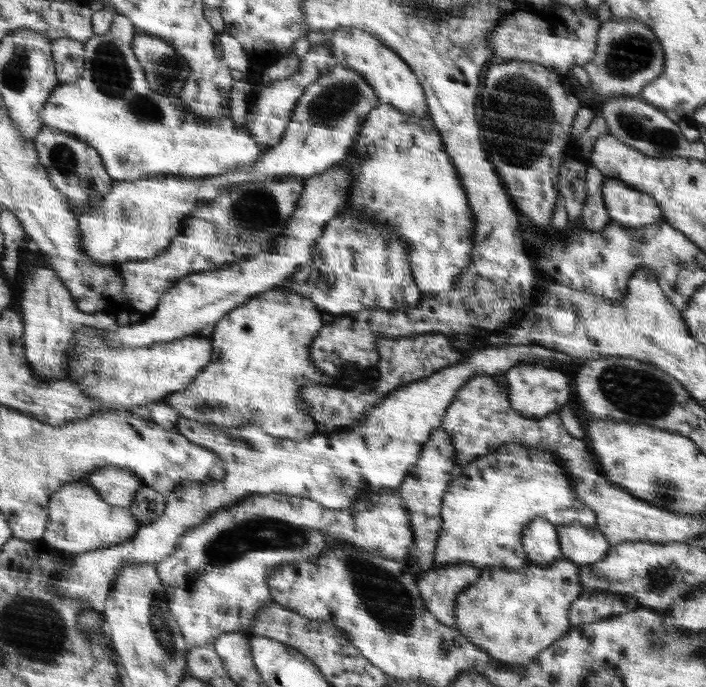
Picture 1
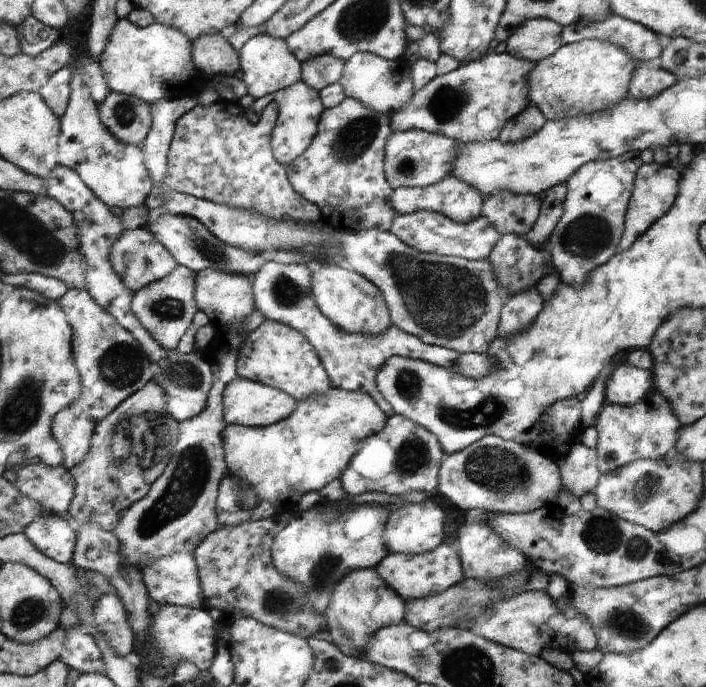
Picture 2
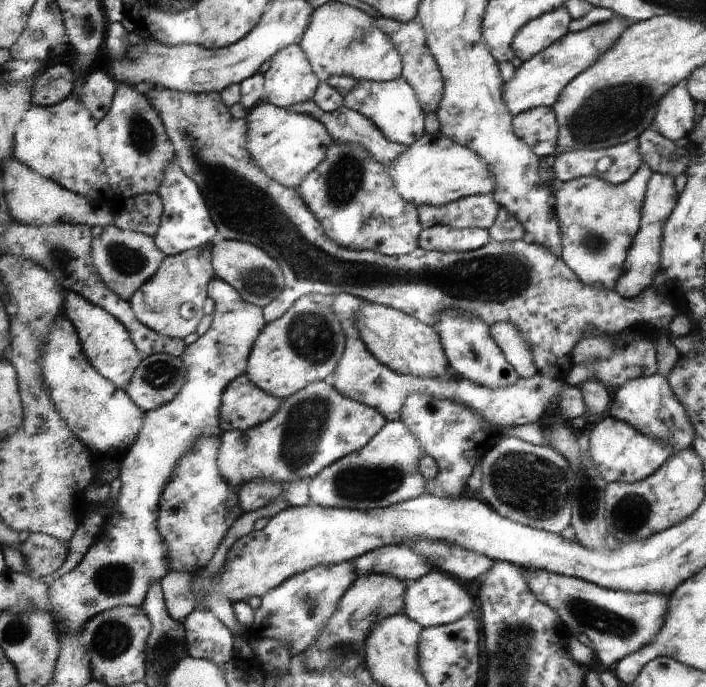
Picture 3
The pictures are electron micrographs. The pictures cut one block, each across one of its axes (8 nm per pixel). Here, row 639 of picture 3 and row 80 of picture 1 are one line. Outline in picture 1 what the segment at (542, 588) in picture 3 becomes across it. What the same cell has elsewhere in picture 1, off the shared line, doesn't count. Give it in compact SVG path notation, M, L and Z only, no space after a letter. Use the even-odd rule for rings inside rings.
M634 17L610 19L597 34L594 56L583 67L590 78L590 86L582 87L580 98L587 106L594 107L616 96L639 96L665 68L665 51L656 33L646 23Z

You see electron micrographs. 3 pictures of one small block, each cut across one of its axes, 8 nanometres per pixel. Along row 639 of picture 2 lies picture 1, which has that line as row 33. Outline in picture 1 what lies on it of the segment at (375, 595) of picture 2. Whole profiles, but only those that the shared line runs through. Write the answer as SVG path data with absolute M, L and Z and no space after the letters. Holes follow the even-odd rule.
M354 27L333 30L329 33L329 38L335 63L360 73L366 82L370 83L372 89L377 91L381 103L398 107L406 115L412 115L414 119L420 121L426 117L429 106L424 87L409 64L396 51L390 49L390 46L368 31Z

